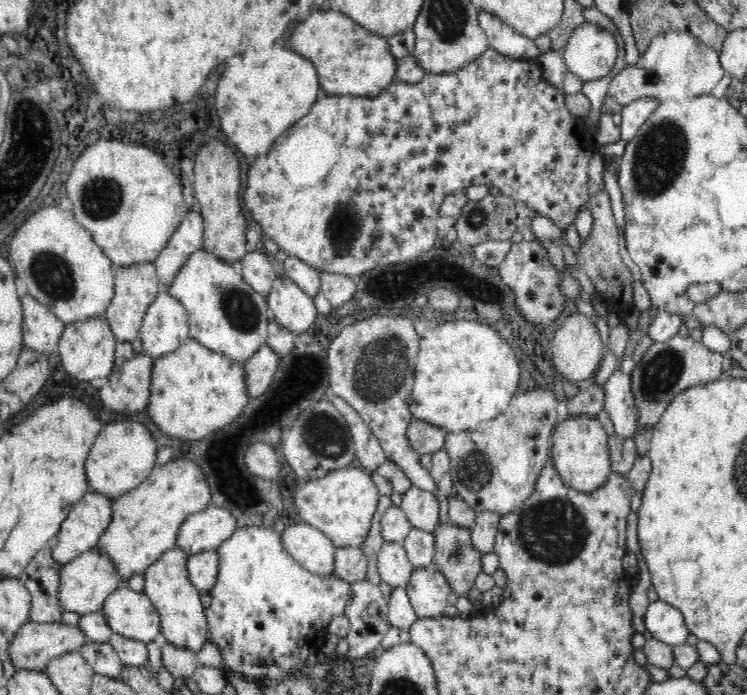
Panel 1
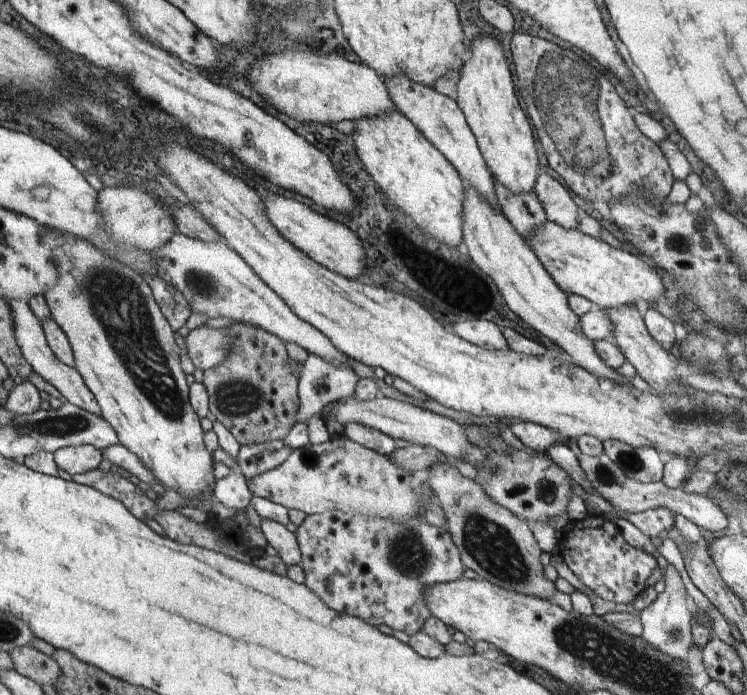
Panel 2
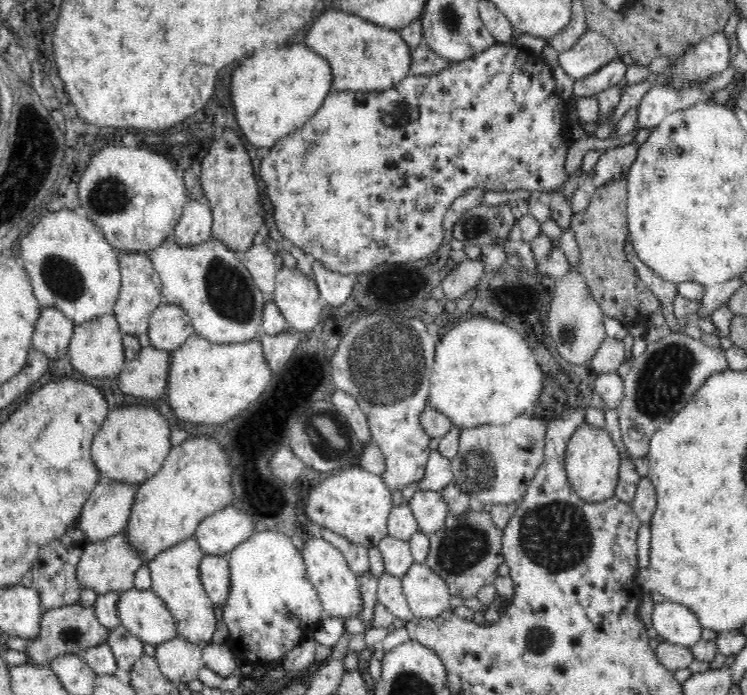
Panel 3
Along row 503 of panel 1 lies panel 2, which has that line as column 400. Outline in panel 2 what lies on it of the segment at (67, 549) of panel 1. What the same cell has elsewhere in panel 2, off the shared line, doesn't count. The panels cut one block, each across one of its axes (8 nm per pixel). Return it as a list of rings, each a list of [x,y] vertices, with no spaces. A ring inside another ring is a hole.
[[[401,74],[398,76],[384,76],[383,80],[386,82],[388,92],[391,93],[395,108],[403,113],[405,117],[408,117],[408,120],[411,120],[416,125],[416,128],[419,128],[420,132],[455,165],[463,180],[466,180],[472,188],[482,192],[483,196],[486,196],[492,202],[492,205],[500,209],[492,173],[487,167],[477,145],[476,137],[470,130],[464,113],[460,110],[455,99],[436,92],[430,86],[412,82],[410,78],[406,78]]]

